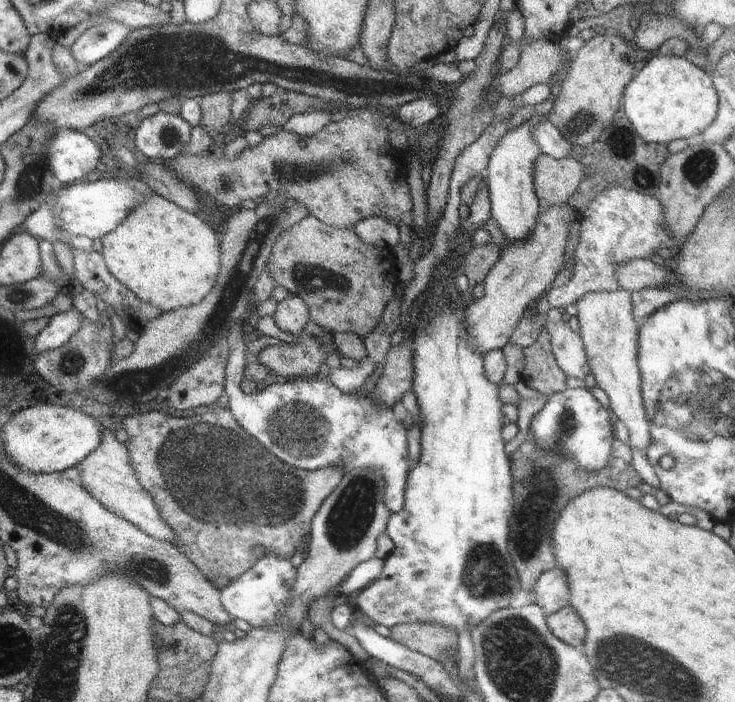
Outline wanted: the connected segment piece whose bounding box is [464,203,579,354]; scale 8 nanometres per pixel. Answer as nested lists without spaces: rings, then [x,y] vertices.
[[[568,203],[542,210],[532,234],[522,242],[511,242],[501,250],[499,260],[485,280],[484,296],[469,301],[465,310],[465,327],[480,354],[502,349],[514,334],[519,321],[549,290],[558,273],[565,268],[565,246],[570,225],[579,221],[579,214]]]

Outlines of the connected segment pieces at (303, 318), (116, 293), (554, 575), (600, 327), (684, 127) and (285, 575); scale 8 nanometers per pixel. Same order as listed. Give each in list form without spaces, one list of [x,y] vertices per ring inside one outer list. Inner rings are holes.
[[[289,293],[284,300],[278,302],[274,320],[282,330],[298,336],[310,322],[310,308],[300,294]]]
[[[70,241],[67,243],[71,246],[71,251],[74,252],[74,279],[76,280],[76,284],[81,288],[86,287],[99,299],[113,305],[116,314],[129,330],[133,330],[140,335],[144,334],[144,332],[148,330],[148,326],[150,326],[156,318],[160,318],[160,316],[164,316],[166,312],[170,312],[170,310],[162,310],[162,308],[158,308],[158,306],[154,306],[154,304],[148,304],[148,302],[142,302],[142,300],[135,298],[135,295],[132,294],[124,284],[120,284],[120,282],[110,274],[101,254],[94,251],[84,252],[74,248]]]
[[[560,568],[544,572],[533,590],[537,606],[551,613],[558,612],[570,602],[570,592],[566,588],[566,576],[562,576]]]
[[[617,289],[616,291],[588,292],[576,302],[576,317],[580,323],[579,336],[585,349],[587,362],[600,387],[608,396],[610,401],[610,413],[614,420],[619,420],[628,431],[628,438],[624,441],[634,451],[646,452],[650,448],[650,422],[646,420],[644,404],[642,403],[641,375],[638,369],[638,329],[636,320],[632,316],[632,296],[630,291]]]
[[[657,52],[644,59],[644,68],[636,72],[624,90],[625,118],[646,143],[667,146],[677,139],[695,140],[712,124],[718,112],[718,94],[711,74],[686,57],[662,56]]]
[[[268,554],[257,560],[242,576],[221,588],[221,604],[230,617],[246,621],[252,628],[264,628],[280,620],[280,610],[290,598],[292,584],[296,580],[296,568],[288,558]]]

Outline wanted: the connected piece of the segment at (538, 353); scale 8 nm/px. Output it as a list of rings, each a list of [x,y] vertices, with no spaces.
[[[545,329],[532,346],[523,348],[525,366],[521,380],[527,387],[547,397],[567,389],[568,376],[560,370],[551,348],[551,336]]]

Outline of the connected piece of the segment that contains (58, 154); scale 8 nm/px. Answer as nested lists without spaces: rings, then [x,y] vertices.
[[[56,129],[44,148],[46,164],[61,185],[82,181],[98,166],[98,141],[91,140],[83,131]]]

